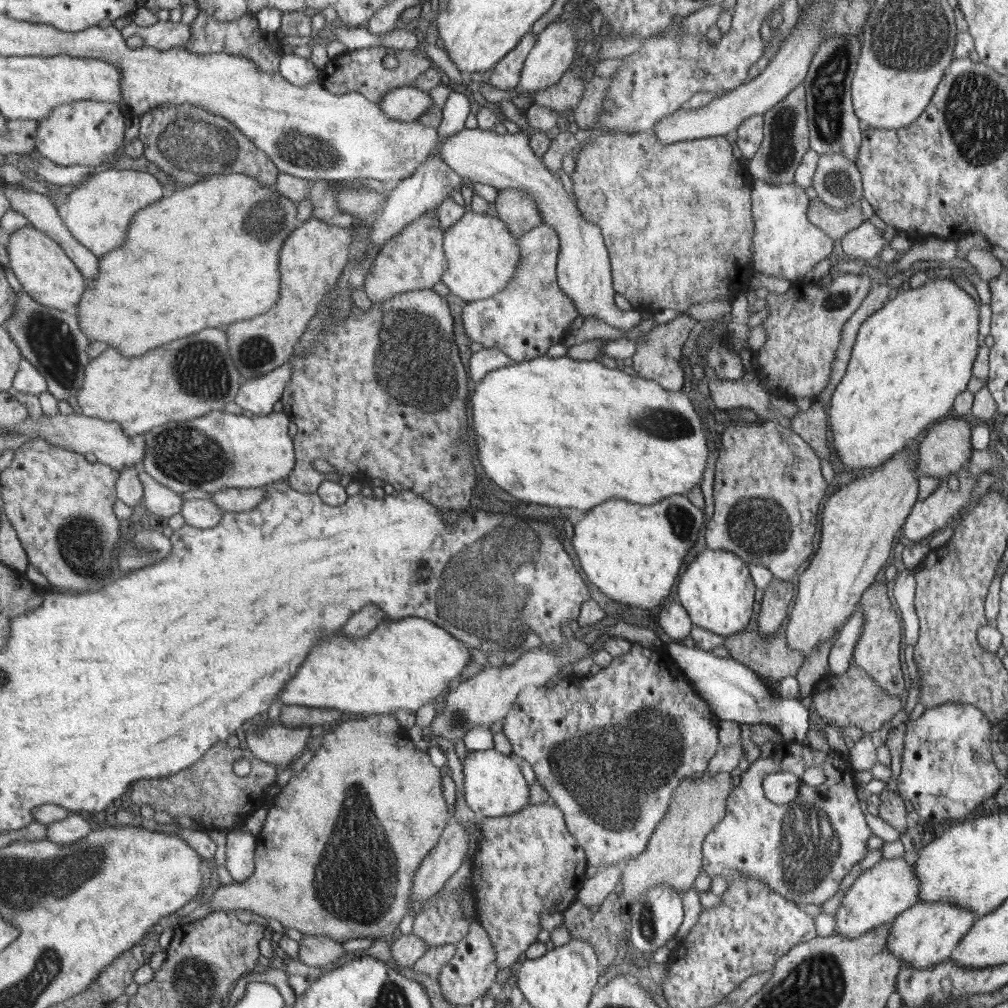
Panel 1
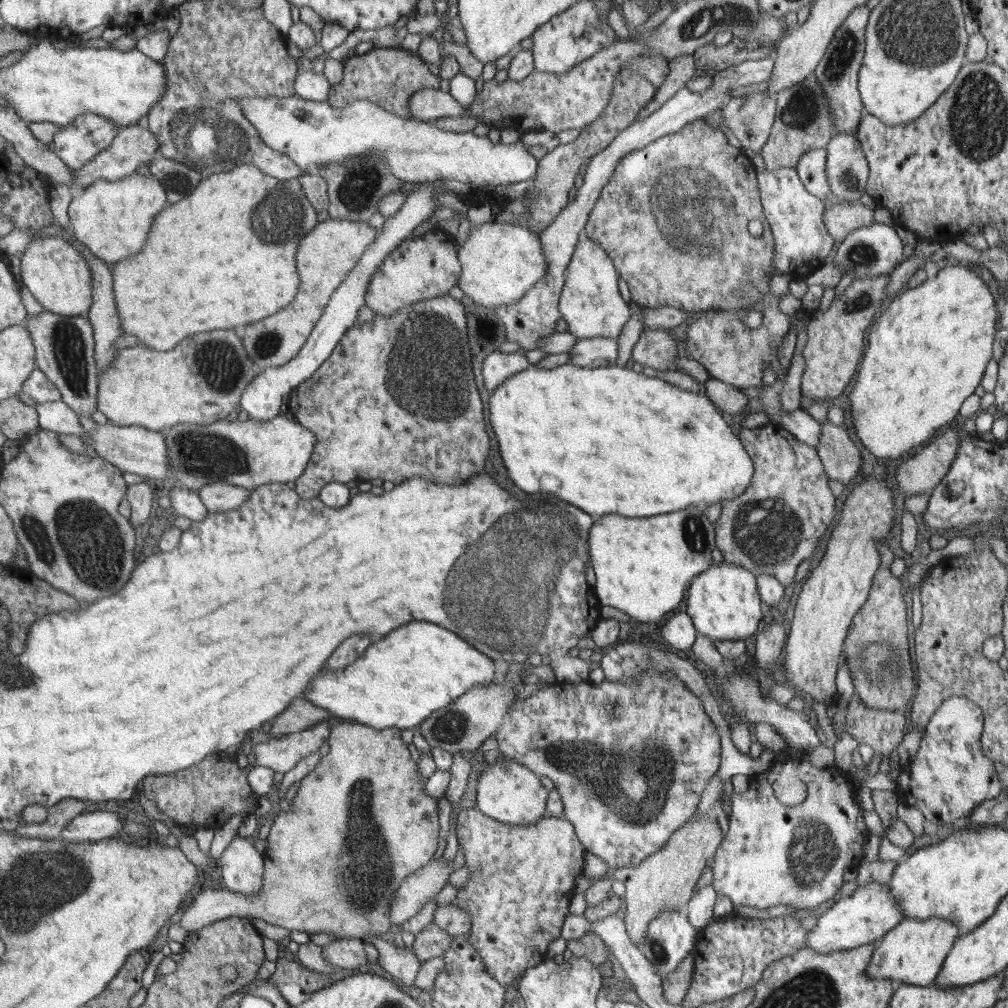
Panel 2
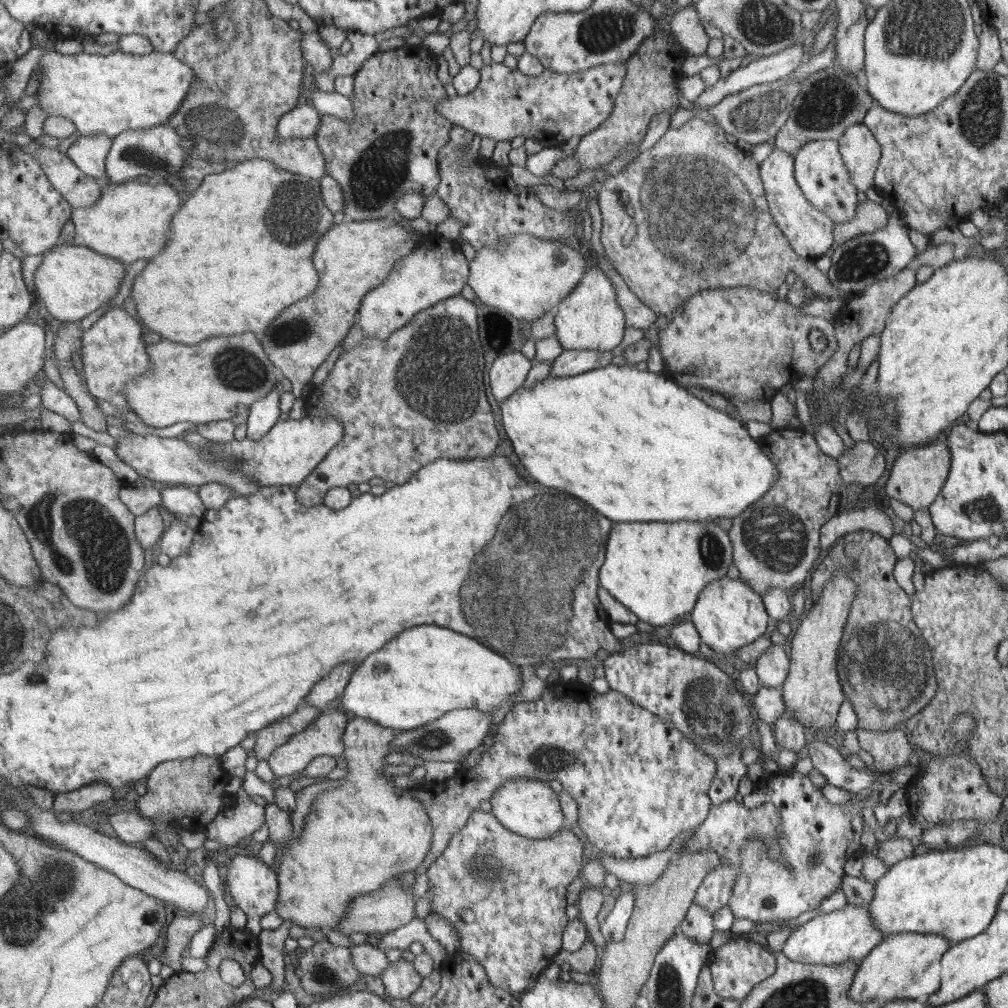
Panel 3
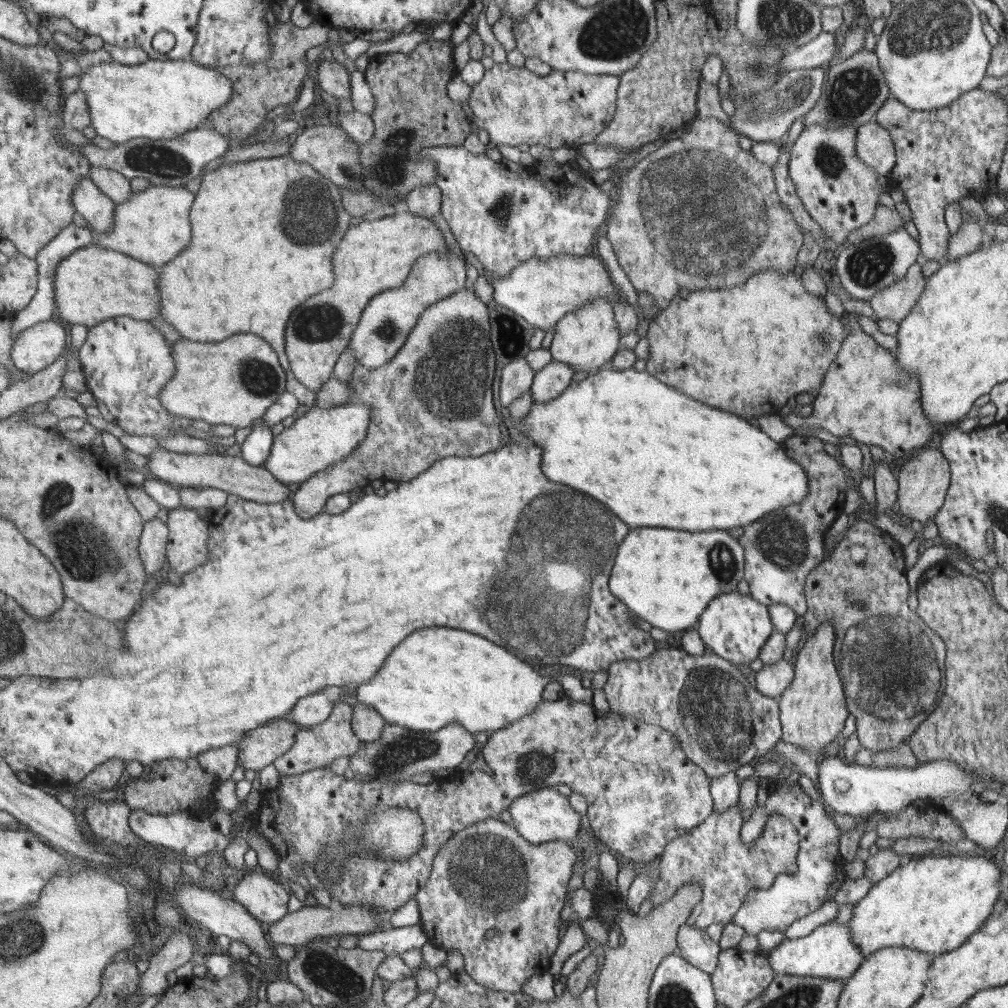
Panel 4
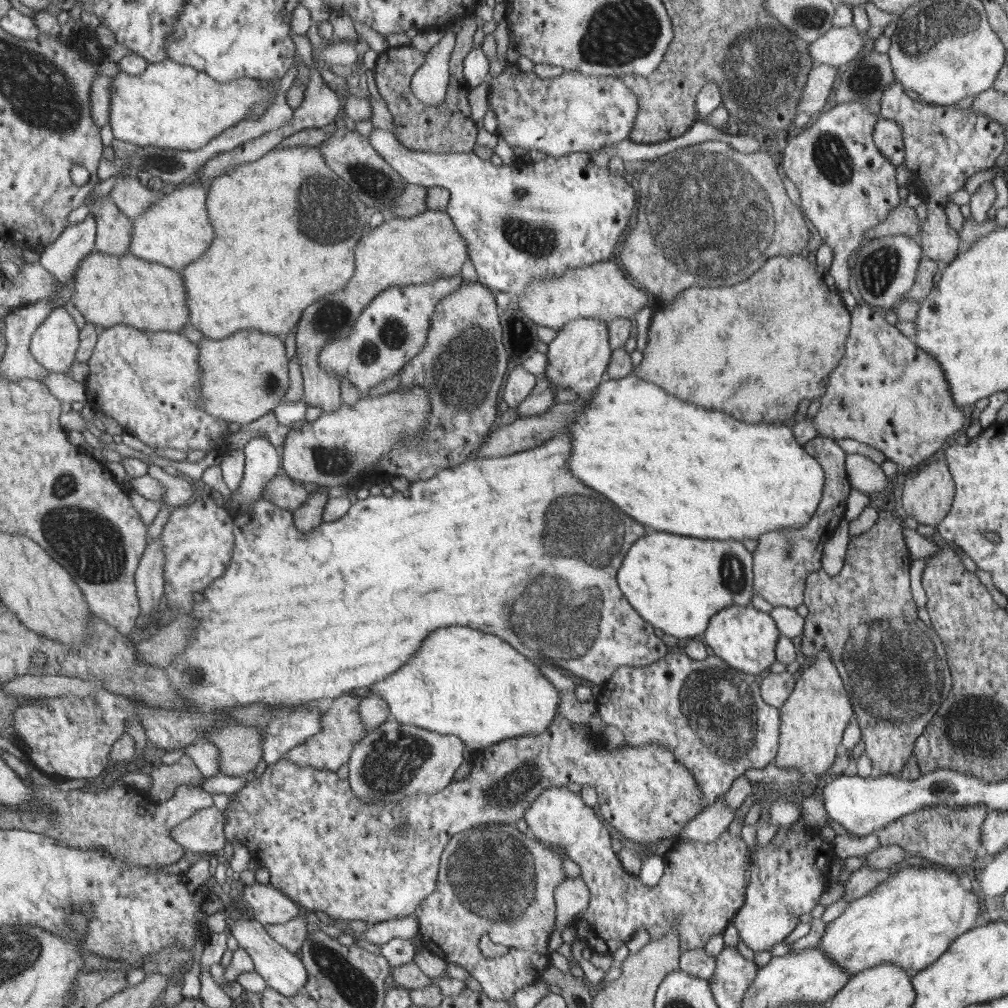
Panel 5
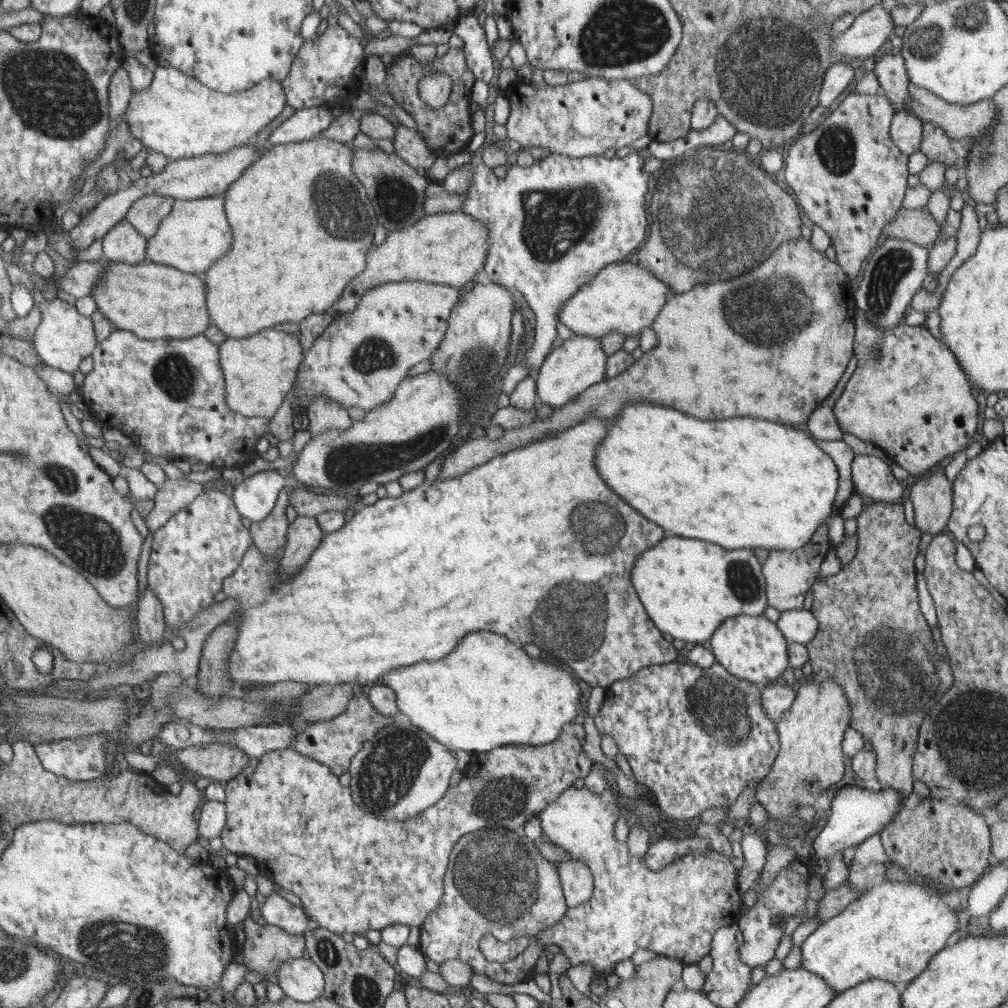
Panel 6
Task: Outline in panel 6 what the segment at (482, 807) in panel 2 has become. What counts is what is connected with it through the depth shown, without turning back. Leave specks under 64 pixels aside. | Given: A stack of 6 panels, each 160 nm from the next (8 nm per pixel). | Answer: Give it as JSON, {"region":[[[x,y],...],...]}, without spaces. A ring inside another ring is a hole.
{"region":[[[585,786],[568,790],[539,812],[544,834],[551,842],[571,854],[572,860],[580,860],[589,866],[596,882],[592,898],[574,910],[565,912],[560,923],[547,928],[542,944],[558,946],[559,951],[570,960],[571,966],[590,962],[595,976],[605,972],[614,973],[618,962],[632,958],[638,948],[652,950],[657,954],[680,961],[683,965],[698,963],[711,951],[714,933],[722,927],[738,922],[742,915],[742,895],[737,883],[738,870],[732,864],[730,852],[722,853],[710,849],[708,855],[694,854],[693,851],[680,856],[674,862],[654,871],[648,868],[645,858],[632,858],[626,842],[614,838],[614,824],[620,818],[619,792],[614,786],[607,786],[600,794],[593,793]]]}

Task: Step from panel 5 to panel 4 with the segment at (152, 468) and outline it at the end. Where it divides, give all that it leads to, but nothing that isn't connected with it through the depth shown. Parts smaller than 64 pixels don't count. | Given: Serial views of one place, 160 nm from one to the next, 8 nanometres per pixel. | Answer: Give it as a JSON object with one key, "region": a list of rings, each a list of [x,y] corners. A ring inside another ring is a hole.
{"region":[[[178,487],[182,506],[213,513],[224,506],[229,495],[226,491],[210,487]]]}

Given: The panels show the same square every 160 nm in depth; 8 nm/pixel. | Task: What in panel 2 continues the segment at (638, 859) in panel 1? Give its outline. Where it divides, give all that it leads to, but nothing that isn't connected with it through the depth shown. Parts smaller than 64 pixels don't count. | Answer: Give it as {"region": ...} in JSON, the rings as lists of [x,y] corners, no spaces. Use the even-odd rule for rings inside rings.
{"region":[[[712,812],[702,815],[697,819],[693,816],[688,822],[685,822],[672,836],[666,841],[666,844],[658,851],[647,856],[641,864],[628,866],[627,868],[613,868],[611,879],[621,880],[626,887],[624,900],[626,901],[626,915],[623,918],[625,929],[630,940],[638,947],[644,942],[647,935],[647,928],[650,921],[659,915],[659,912],[665,910],[685,909],[686,904],[696,893],[698,879],[702,876],[703,870],[714,860],[717,846],[723,840],[722,831],[718,826],[718,821]]]}

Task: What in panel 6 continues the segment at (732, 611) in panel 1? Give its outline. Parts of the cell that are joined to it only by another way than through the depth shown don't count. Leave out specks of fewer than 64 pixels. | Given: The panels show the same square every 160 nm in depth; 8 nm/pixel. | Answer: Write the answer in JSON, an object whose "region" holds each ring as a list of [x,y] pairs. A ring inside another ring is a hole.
{"region":[[[739,615],[728,618],[710,637],[715,661],[726,668],[730,674],[760,687],[776,683],[776,680],[786,672],[789,666],[787,644],[777,624],[770,622],[764,616]]]}

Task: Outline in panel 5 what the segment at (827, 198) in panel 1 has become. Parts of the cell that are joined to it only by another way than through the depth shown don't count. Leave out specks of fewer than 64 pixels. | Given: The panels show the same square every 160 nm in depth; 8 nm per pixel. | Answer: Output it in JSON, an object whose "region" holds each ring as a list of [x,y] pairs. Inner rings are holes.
{"region":[[[879,118],[874,124],[872,140],[894,166],[898,167],[903,164],[905,160],[904,140],[902,140],[902,130],[896,122]]]}

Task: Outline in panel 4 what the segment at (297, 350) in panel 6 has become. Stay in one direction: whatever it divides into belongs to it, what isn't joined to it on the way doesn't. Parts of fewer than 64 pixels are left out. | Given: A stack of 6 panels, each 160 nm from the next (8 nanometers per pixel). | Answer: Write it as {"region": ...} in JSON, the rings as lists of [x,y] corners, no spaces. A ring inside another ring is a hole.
{"region":[[[238,333],[218,342],[198,342],[182,338],[173,344],[173,357],[177,363],[177,372],[160,396],[161,403],[171,415],[243,429],[260,419],[266,409],[286,391],[286,372],[278,355],[268,342],[252,333]]]}

